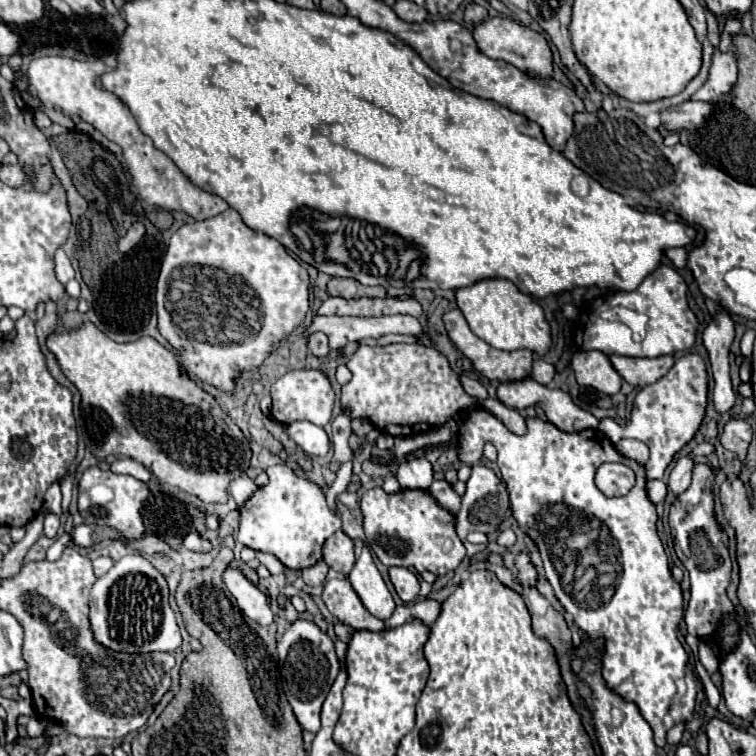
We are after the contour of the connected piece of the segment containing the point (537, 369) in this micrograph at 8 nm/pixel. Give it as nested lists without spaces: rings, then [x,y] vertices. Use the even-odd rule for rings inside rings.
[[[537,358],[537,360],[533,362],[533,380],[541,382],[541,384],[549,384],[549,382],[553,380],[553,376],[555,376],[553,364],[545,362],[543,358]]]

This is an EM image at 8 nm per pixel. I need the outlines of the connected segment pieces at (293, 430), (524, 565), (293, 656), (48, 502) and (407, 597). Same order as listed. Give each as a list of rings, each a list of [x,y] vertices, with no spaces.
[[[293,422],[283,428],[297,442],[297,446],[309,456],[325,456],[331,448],[327,432],[319,426],[313,426],[311,422]]]
[[[519,554],[515,558],[515,566],[517,566],[517,580],[523,584],[523,586],[535,586],[537,582],[537,572],[535,572],[535,566],[531,564],[529,556],[527,554]]]
[[[297,618],[281,636],[277,648],[279,648],[281,676],[285,682],[283,692],[289,700],[301,728],[315,734],[321,728],[321,722],[319,722],[321,704],[339,674],[339,660],[335,654],[333,640],[315,622]]]
[[[59,483],[52,484],[44,496],[44,505],[51,510],[51,512],[61,515],[62,514],[62,493]]]
[[[393,566],[393,568],[389,568],[389,578],[395,586],[395,592],[399,594],[399,598],[403,602],[413,602],[417,598],[419,582],[417,582],[417,576],[411,570]]]

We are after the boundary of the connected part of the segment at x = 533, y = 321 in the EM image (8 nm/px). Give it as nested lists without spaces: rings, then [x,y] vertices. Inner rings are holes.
[[[485,278],[471,286],[455,290],[457,308],[463,312],[471,330],[497,350],[533,350],[545,354],[551,346],[551,330],[543,316],[543,310],[529,294],[523,294],[513,282],[503,278]]]

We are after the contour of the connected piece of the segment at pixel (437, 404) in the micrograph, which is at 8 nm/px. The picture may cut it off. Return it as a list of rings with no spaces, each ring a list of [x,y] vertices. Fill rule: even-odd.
[[[387,344],[387,346],[363,346],[347,360],[347,368],[353,378],[341,390],[341,404],[349,410],[351,418],[369,420],[375,428],[389,436],[411,436],[417,432],[429,432],[449,420],[453,414],[467,408],[485,408],[499,418],[513,434],[527,434],[525,418],[493,398],[473,398],[463,390],[459,374],[451,368],[449,360],[433,348],[415,344]]]

